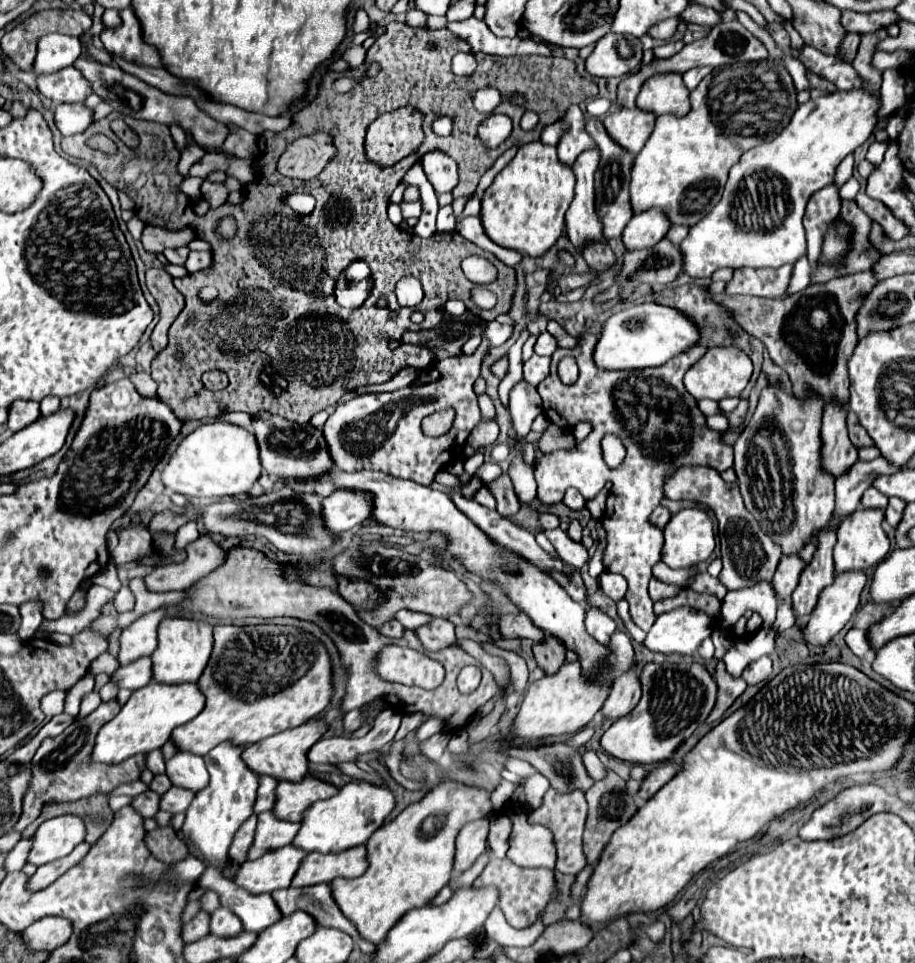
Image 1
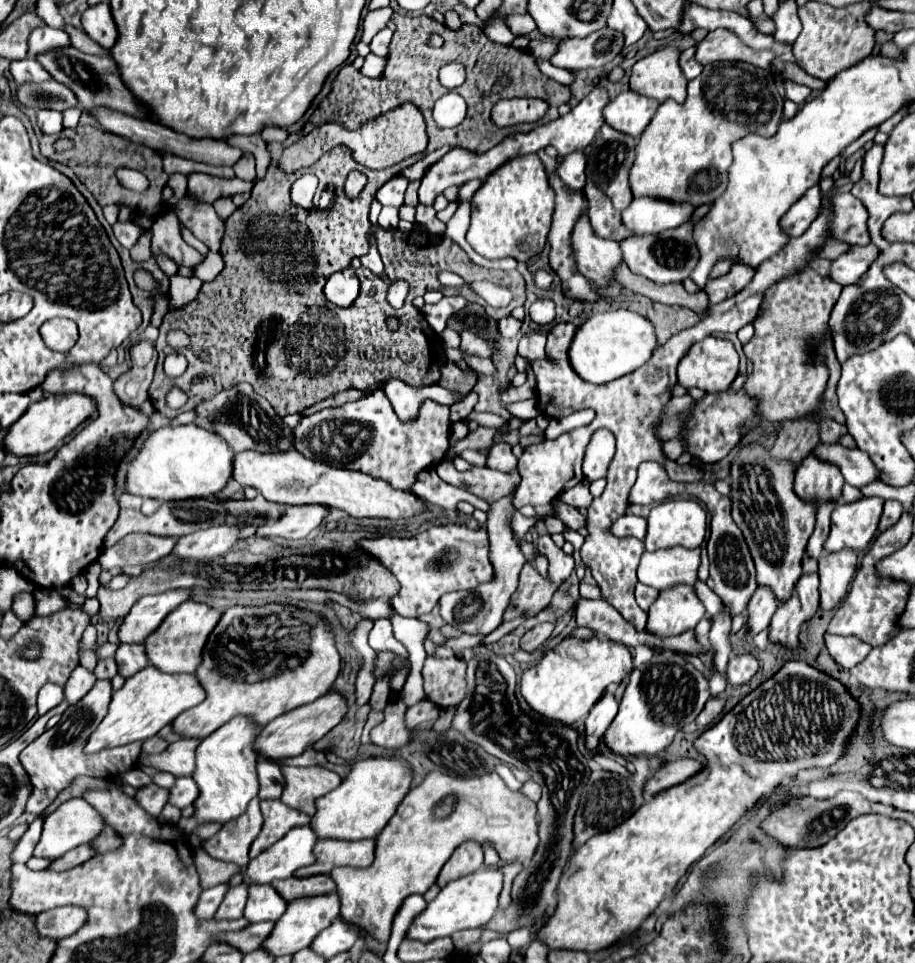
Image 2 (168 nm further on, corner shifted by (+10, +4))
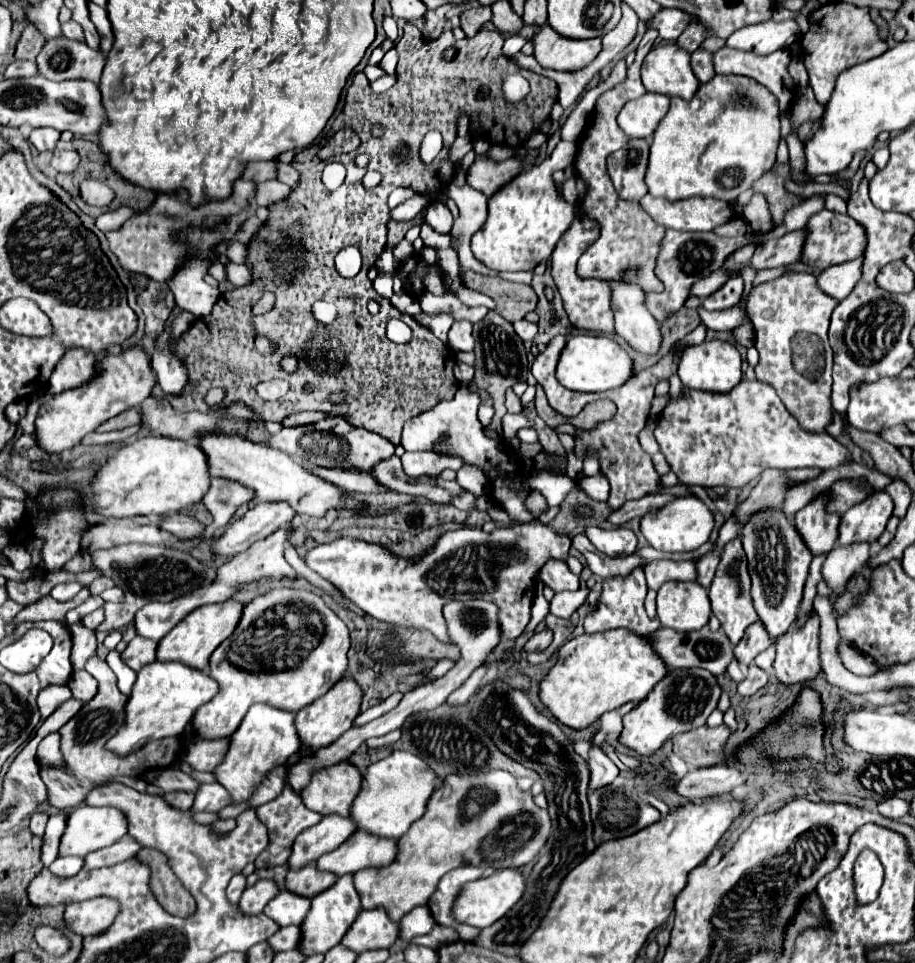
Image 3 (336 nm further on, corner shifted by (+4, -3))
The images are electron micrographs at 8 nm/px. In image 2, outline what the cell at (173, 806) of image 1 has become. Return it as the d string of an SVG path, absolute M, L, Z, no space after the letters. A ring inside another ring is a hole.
M180 777L180 779L176 779L176 785L170 789L170 793L172 793L172 797L168 803L184 809L196 801L200 789L192 777Z

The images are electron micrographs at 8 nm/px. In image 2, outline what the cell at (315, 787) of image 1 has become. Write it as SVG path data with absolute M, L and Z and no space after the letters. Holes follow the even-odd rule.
M282 767L282 773L288 781L282 801L288 807L300 809L308 815L316 813L316 799L324 797L336 789L342 777L326 767Z

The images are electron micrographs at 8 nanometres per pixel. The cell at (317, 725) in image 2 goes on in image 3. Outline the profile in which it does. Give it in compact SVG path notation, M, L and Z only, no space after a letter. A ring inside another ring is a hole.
M344 676L342 680L338 680L338 684L334 684L322 698L314 700L314 704L308 704L296 714L296 730L300 742L308 750L318 750L336 742L354 724L354 718L360 712L360 698L362 698L362 690L352 676Z

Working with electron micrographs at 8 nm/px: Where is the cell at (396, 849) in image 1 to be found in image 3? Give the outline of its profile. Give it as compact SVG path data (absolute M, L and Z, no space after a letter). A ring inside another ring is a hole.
M490 770L482 774L464 774L464 776L448 776L446 786L436 788L428 800L426 812L418 818L406 836L398 840L398 856L388 868L370 868L353 874L353 883L362 908L386 908L390 920L398 922L406 912L416 906L426 906L440 878L460 864L476 864L476 866L494 866L494 870L502 868L522 868L536 858L540 848L546 844L550 834L550 816L546 810L538 808L532 800L532 794L522 792L516 784L516 778L504 770ZM404 846L410 846L410 856ZM408 858L408 860L406 860Z

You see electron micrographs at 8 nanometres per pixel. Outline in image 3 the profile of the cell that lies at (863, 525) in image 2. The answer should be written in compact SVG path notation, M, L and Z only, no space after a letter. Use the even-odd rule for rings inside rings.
M876 492L864 502L854 504L846 514L842 514L838 526L838 544L850 546L856 542L874 542L886 528L892 516L892 500L886 492Z

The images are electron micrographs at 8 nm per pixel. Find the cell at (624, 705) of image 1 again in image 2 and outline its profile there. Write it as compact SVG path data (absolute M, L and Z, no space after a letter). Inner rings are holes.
M606 693L596 705L594 709L588 713L584 725L584 739L586 739L586 747L588 749L596 749L608 729L608 725L612 723L612 719L618 713L618 701L614 699L612 693Z

